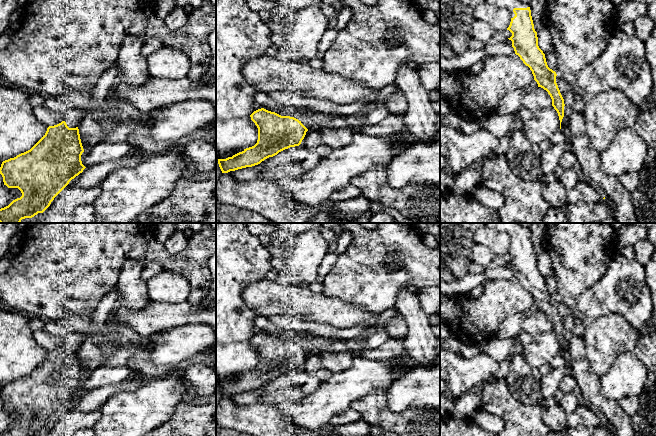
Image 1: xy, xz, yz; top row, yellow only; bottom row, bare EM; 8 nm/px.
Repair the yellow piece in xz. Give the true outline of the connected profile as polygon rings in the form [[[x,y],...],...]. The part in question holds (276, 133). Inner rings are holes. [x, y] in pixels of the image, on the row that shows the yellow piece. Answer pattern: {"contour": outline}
{"contour": [[[264,108],[254,111],[250,117],[258,128],[257,143],[232,157],[218,159],[222,173],[258,165],[285,149],[299,146],[308,131],[298,119]]]}

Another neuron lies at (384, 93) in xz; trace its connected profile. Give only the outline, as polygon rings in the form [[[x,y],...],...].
[[[392,83],[383,89],[378,91],[378,102],[375,105],[372,105],[370,107],[376,106],[380,103],[383,103],[386,98],[388,98],[395,90],[397,89],[396,83]]]

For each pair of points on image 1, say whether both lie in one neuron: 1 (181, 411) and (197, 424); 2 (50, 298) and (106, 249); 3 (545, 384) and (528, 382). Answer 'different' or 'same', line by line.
1: same
2: same
3: different

